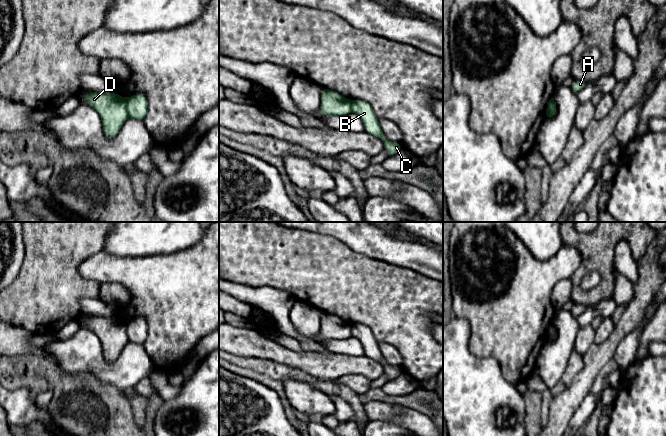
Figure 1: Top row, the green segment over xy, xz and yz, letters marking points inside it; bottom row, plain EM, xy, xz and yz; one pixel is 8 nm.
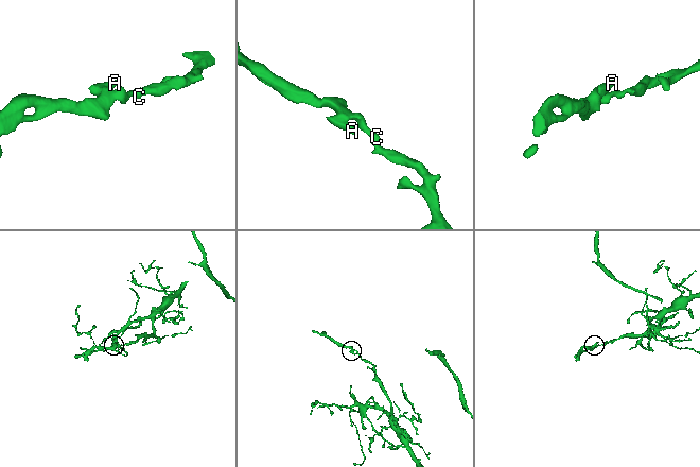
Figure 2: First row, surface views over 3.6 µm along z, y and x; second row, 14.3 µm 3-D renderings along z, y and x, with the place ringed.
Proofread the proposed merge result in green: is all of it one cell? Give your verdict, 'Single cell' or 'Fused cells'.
Fused cells

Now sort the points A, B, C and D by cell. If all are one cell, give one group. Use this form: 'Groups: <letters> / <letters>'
Groups: A D / B C

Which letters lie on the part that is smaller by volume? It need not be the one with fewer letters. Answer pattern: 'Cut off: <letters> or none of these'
Cut off: A, D

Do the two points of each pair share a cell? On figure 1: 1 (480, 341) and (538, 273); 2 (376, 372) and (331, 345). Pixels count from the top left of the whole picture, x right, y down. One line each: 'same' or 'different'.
1: same
2: different

